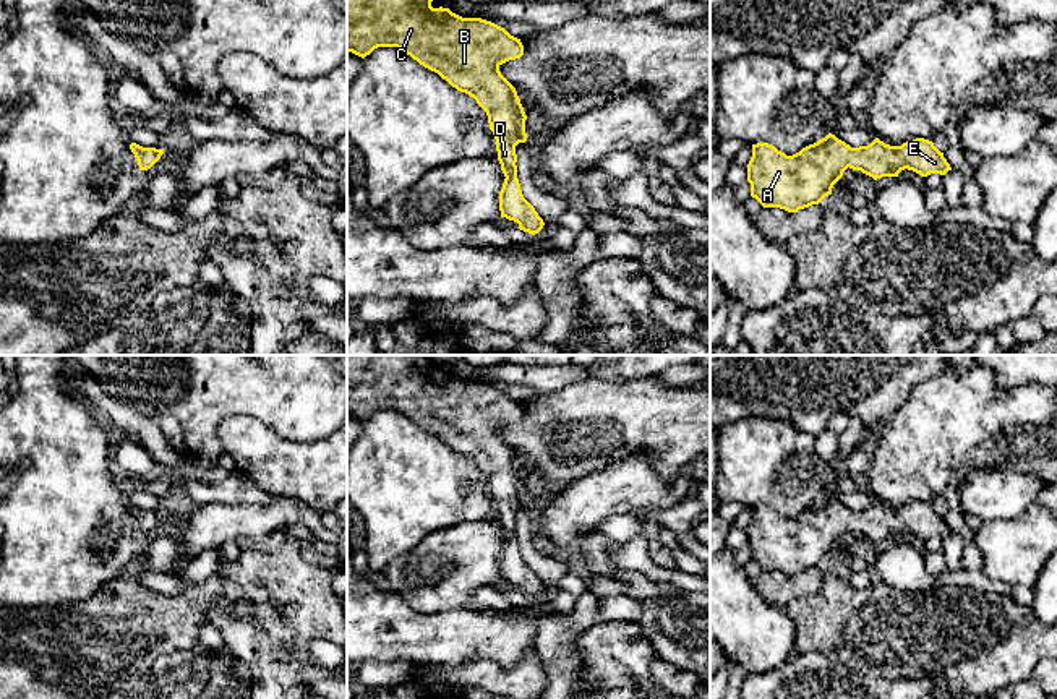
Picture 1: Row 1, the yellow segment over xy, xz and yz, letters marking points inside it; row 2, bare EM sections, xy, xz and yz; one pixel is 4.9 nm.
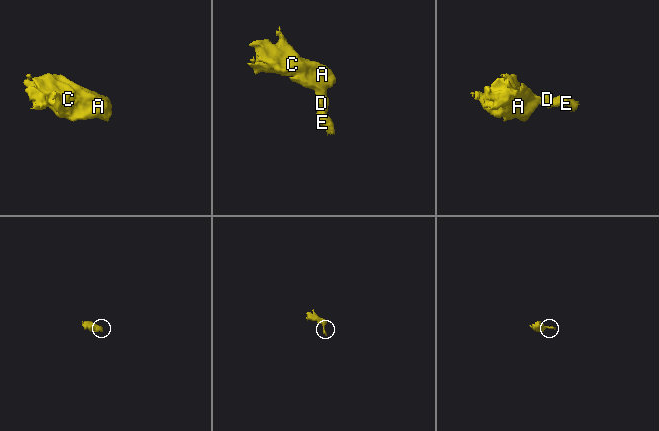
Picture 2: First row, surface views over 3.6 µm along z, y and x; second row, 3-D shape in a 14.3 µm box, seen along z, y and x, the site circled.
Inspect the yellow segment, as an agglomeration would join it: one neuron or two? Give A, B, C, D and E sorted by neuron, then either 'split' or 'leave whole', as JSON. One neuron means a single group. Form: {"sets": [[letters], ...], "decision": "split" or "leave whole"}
{"sets": [["A", "B", "C", "D", "E"]], "decision": "leave whole"}

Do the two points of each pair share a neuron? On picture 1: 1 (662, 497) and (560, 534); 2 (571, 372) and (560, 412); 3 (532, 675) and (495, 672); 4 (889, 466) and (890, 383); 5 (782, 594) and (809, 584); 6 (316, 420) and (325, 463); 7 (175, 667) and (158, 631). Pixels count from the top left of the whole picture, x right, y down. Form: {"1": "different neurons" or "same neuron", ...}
{"1": "same neuron", "2": "different neurons", "3": "same neuron", "4": "different neurons", "5": "same neuron", "6": "different neurons", "7": "different neurons"}

